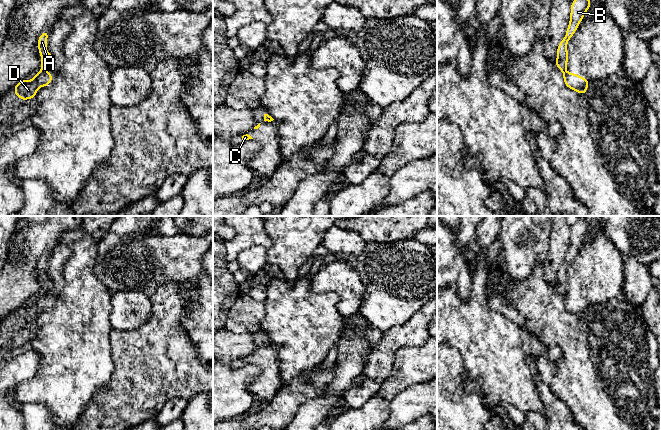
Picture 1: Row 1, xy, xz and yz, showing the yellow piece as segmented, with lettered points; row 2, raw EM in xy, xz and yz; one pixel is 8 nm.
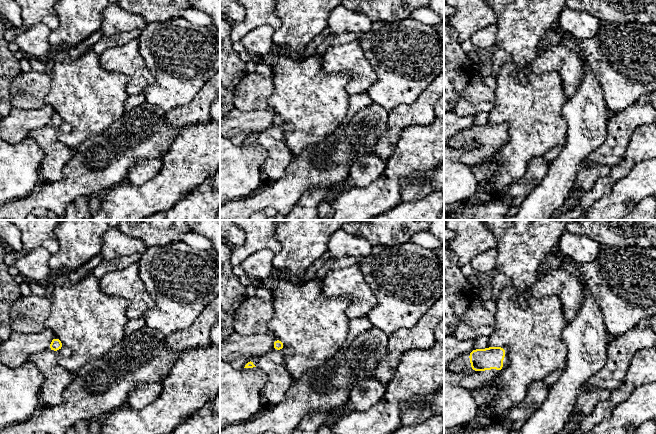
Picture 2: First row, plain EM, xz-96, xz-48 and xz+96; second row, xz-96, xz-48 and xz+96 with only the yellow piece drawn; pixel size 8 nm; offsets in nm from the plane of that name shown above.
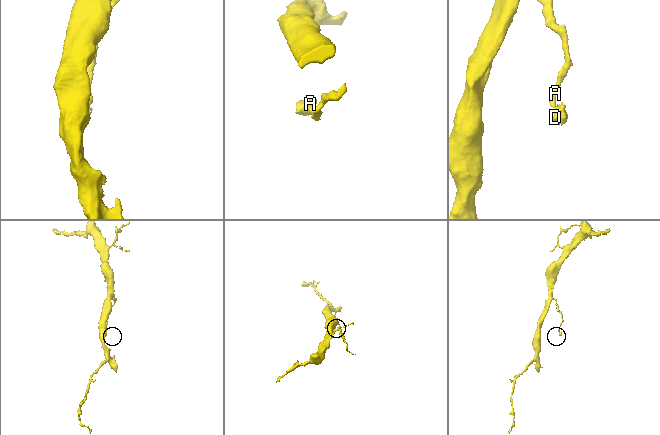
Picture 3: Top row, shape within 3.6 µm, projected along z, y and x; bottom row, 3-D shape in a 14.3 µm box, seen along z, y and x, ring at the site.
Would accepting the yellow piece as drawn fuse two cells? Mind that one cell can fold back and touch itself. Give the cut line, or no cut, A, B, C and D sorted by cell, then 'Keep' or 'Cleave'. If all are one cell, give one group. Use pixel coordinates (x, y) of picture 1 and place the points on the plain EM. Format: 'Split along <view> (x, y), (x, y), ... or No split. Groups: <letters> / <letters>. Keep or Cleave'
Split along yz (566, 294), (563, 296). Groups: A B / C D. Cleave

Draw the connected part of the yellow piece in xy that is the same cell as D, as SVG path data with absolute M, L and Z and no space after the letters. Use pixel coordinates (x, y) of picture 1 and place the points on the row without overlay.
M47 293L39 295L32 304L27 305L23 303L16 308L14 318L23 325L32 323L36 320L38 312L49 310L52 303L54 303L54 300L51 299Z

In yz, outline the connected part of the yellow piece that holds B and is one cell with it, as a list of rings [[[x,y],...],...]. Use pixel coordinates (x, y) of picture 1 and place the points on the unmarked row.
[[[580,216],[577,222],[571,227],[570,246],[565,262],[562,263],[557,272],[556,291],[562,296],[566,295],[568,287],[567,267],[578,253],[580,246],[585,240],[585,236],[590,232],[591,225],[584,216]]]

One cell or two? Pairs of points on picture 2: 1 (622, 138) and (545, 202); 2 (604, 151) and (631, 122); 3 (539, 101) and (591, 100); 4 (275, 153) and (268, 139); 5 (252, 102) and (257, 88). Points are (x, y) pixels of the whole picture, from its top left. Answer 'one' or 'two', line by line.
1: two
2: one
3: two
4: one
5: one

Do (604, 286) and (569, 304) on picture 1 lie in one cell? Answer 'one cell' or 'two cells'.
one cell

